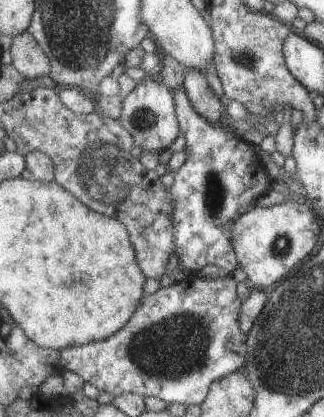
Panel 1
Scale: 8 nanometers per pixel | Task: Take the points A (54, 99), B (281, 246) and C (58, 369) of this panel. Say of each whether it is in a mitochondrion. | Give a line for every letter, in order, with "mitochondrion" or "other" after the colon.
A: other
B: mitochondrion
C: other

